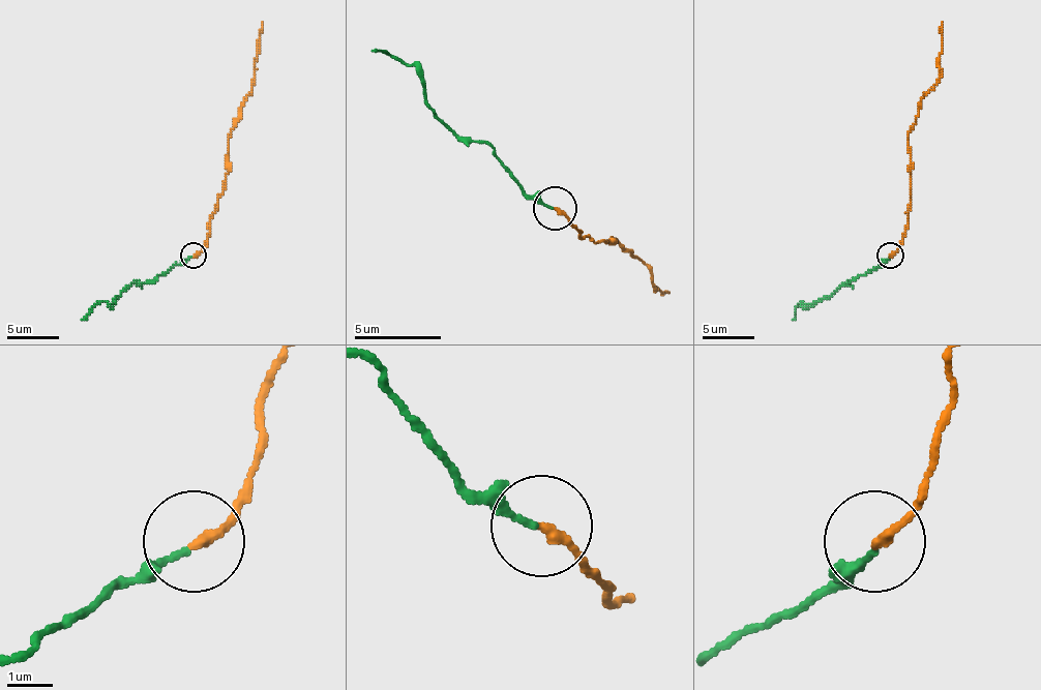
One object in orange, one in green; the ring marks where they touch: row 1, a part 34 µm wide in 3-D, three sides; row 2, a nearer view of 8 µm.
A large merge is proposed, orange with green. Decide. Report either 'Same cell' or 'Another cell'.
Another cell

